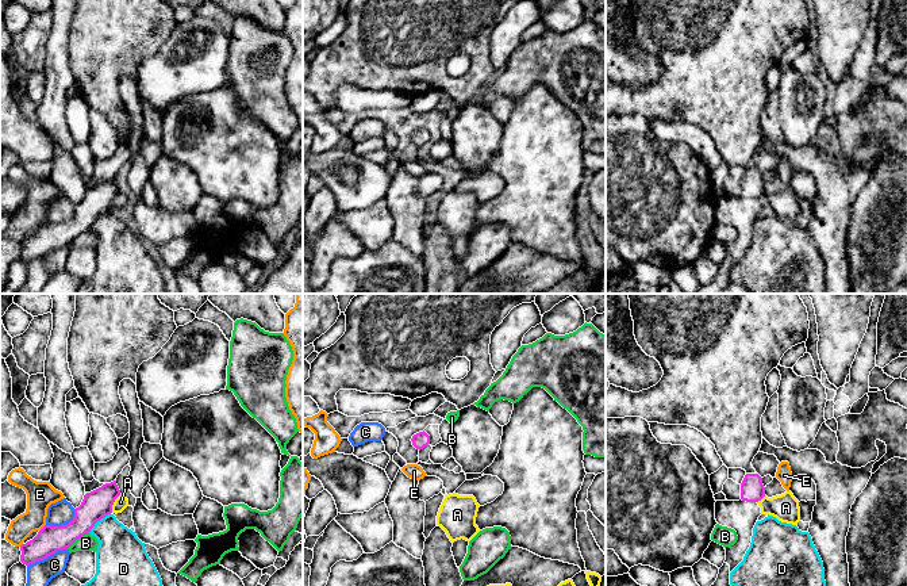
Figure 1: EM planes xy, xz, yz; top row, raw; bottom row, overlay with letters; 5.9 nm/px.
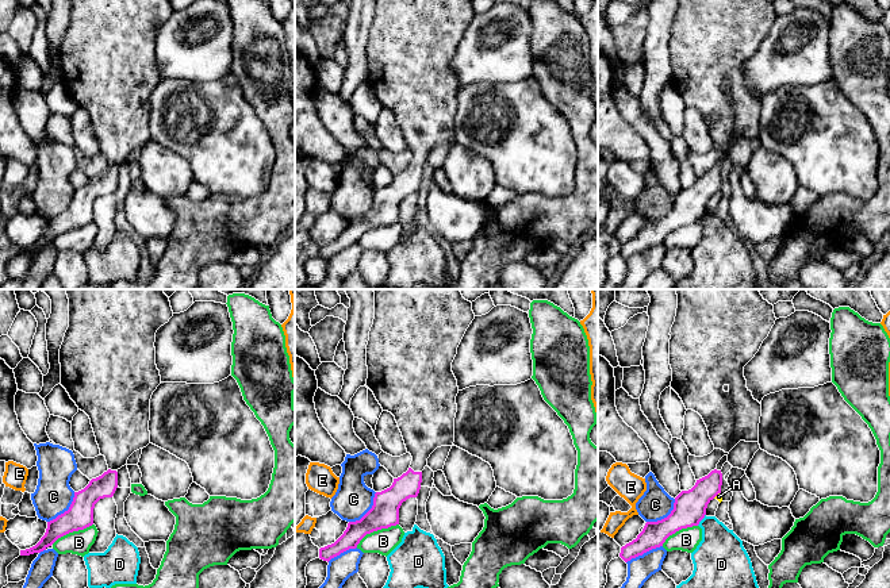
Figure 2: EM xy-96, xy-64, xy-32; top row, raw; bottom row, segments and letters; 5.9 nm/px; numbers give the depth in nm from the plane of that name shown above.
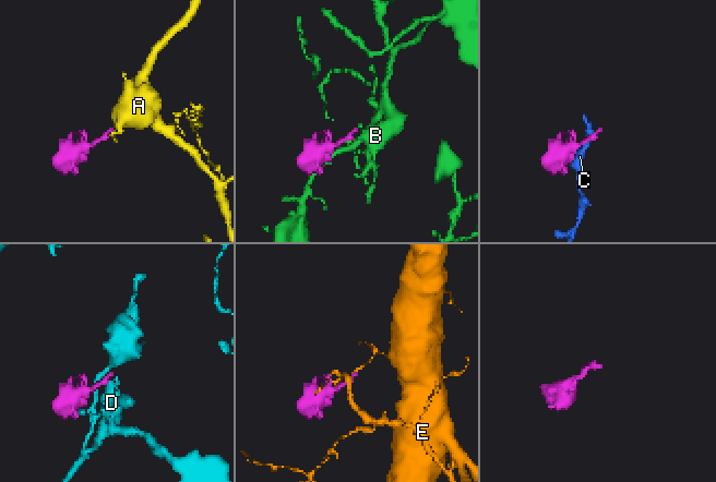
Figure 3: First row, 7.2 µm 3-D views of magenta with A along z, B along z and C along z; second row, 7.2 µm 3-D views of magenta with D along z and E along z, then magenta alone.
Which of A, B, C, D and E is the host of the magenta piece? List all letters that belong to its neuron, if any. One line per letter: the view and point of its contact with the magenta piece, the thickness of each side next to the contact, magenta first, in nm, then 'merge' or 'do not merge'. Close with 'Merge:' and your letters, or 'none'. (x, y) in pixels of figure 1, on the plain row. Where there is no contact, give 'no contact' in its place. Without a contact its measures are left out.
A: xy (114, 198) | 170/80 nm | do not merge
B: xy (77, 234) | 170/100 nm | do not merge
C: xy (46, 253) | 160/150 nm | do not merge
D: xy (97, 217) | 170/300 nm | do not merge
E: xy (42, 225) | 160/160 nm | do not merge
Merge: none

